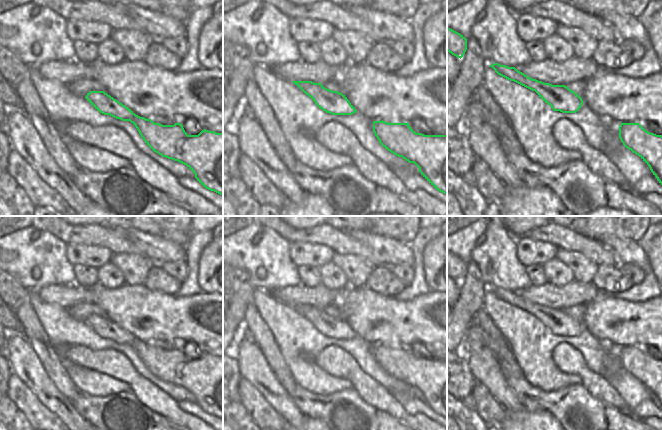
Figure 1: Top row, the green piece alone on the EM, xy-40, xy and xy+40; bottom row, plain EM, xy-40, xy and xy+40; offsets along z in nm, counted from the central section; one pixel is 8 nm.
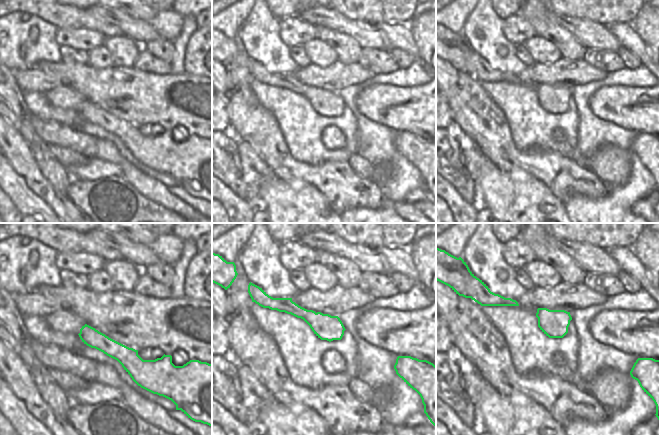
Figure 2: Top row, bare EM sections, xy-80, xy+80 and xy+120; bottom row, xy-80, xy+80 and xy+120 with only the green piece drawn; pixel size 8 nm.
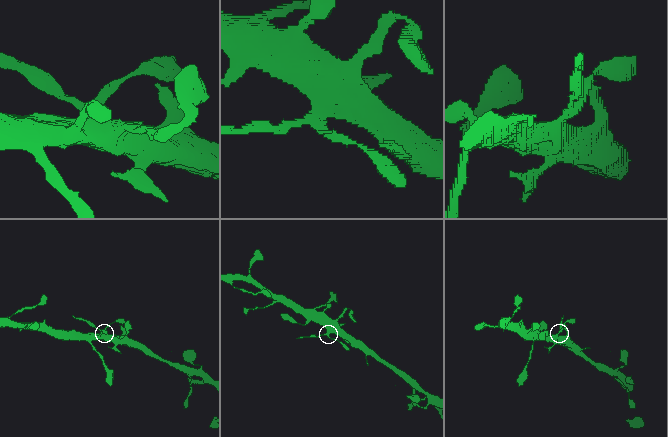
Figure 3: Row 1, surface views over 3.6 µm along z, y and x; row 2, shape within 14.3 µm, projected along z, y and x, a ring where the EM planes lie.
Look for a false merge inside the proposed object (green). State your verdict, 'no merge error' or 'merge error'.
merge error

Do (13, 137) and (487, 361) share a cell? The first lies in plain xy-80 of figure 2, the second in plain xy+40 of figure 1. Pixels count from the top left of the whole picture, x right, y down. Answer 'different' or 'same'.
same

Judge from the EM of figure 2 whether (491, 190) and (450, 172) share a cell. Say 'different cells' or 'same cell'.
different cells

